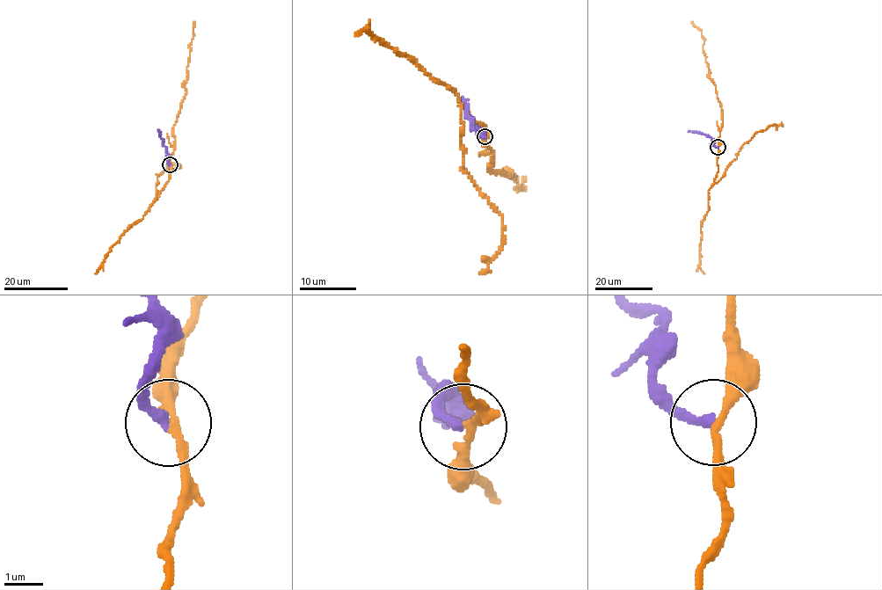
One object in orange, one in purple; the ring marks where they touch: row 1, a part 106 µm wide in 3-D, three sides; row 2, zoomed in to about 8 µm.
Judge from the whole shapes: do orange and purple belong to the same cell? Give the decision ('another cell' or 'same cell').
another cell

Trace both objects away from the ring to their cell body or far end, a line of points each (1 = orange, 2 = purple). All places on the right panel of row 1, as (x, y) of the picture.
1: (717, 147), (715, 182), (721, 178), (725, 168), (755, 132), (775, 125), (783, 125)
2: (717, 147), (706, 134), (688, 131)

